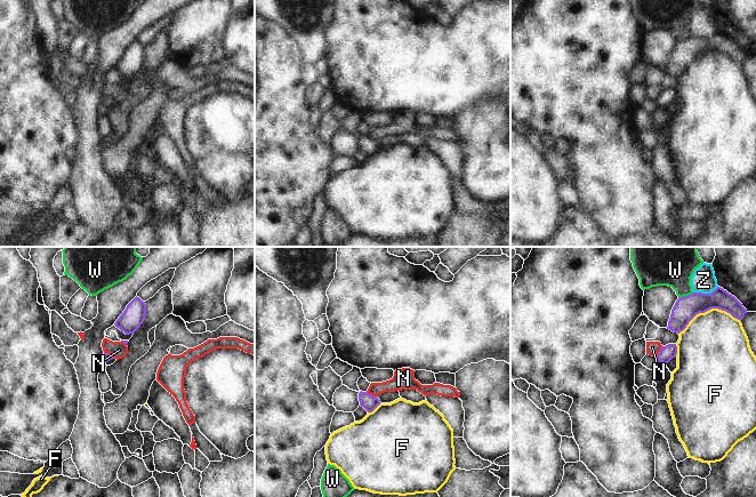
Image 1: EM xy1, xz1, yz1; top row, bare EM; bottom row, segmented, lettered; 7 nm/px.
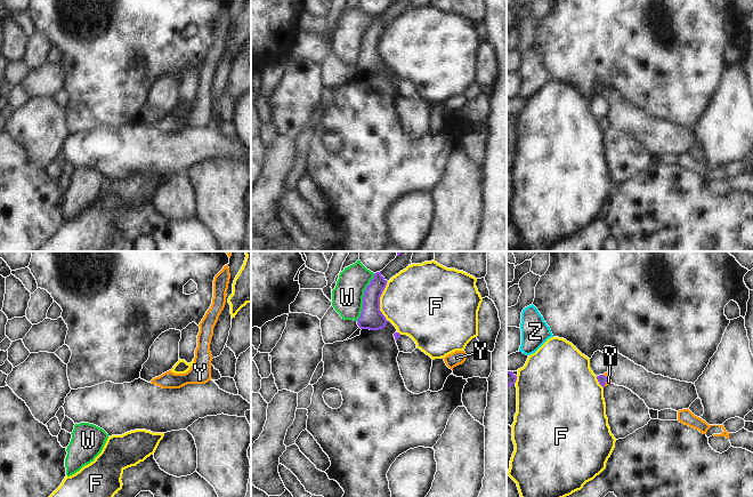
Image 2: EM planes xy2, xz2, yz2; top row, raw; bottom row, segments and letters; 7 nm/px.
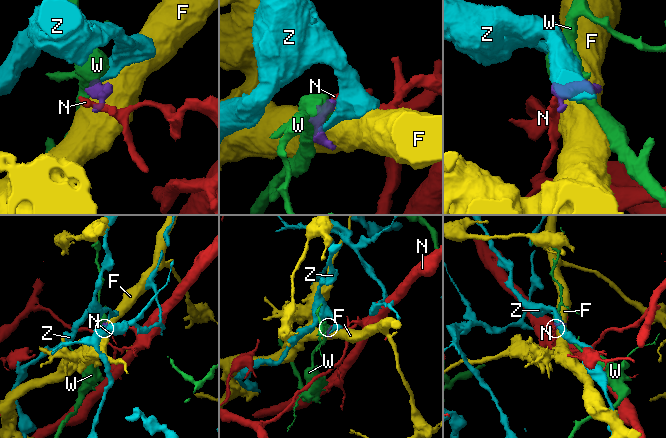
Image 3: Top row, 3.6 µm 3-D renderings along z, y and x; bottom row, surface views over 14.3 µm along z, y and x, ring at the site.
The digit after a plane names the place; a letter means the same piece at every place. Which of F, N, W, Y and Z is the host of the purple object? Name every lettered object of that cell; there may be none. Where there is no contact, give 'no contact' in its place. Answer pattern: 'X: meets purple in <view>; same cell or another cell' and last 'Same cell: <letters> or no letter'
F: meets purple in yz1; another cell
N: meets purple in xz1; another cell
W: meets purple in xz2; another cell
Y: meets purple in yz2; same cell
Z: meets purple in yz1; another cell
Same cell: Y

